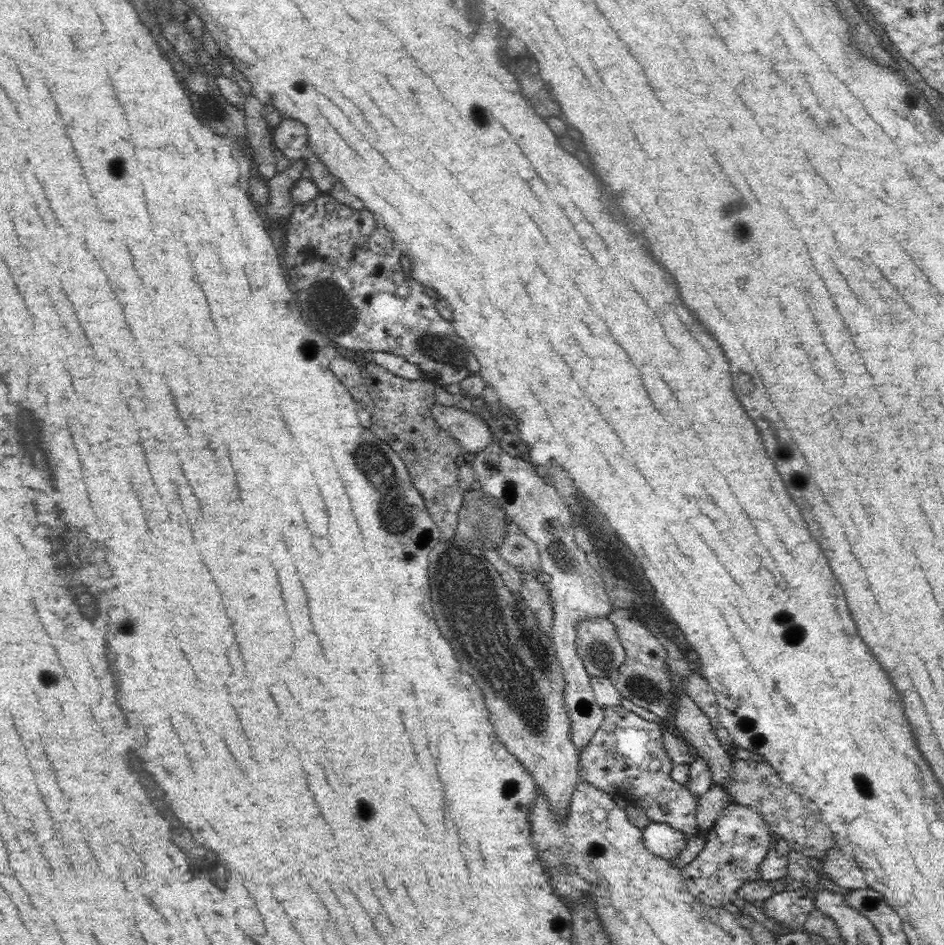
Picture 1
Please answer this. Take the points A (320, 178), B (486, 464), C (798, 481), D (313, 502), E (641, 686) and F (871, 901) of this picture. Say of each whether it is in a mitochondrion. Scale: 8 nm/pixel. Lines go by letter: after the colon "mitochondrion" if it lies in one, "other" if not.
A: mitochondrion
B: mitochondrion
C: other
D: other
E: mitochondrion
F: mitochondrion

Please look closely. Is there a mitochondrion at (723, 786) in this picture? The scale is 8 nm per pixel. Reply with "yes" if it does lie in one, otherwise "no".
no

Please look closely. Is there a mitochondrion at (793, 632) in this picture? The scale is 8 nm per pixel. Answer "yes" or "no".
yes

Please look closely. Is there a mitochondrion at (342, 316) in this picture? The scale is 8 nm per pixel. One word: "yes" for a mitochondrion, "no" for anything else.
yes

